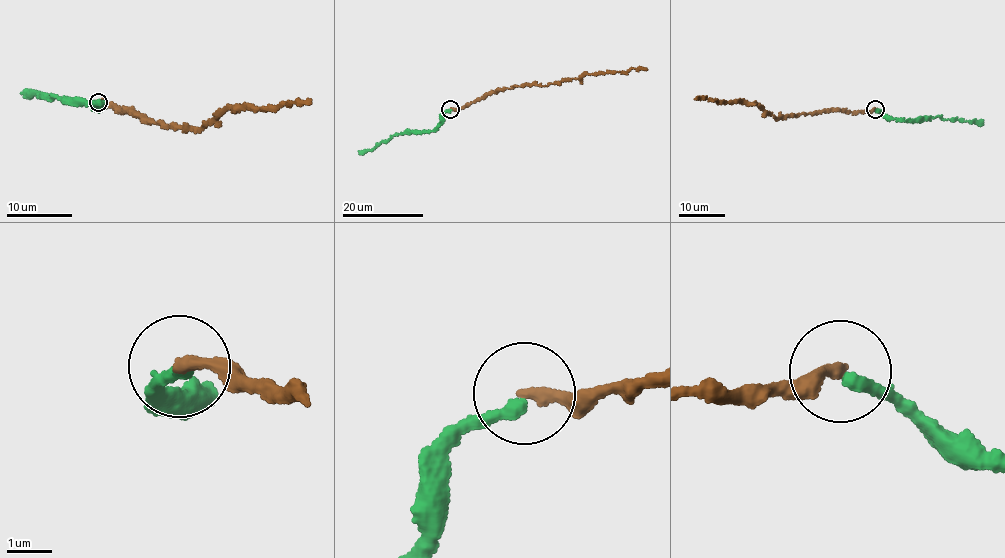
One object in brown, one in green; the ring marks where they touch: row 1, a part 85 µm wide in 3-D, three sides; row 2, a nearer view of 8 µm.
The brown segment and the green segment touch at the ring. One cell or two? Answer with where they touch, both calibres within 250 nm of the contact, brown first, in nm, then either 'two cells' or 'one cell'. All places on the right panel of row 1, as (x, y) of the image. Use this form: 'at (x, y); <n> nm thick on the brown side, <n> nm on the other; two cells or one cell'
at (875, 109); 260 nm thick on the brown side, 280 nm on the other; one cell

